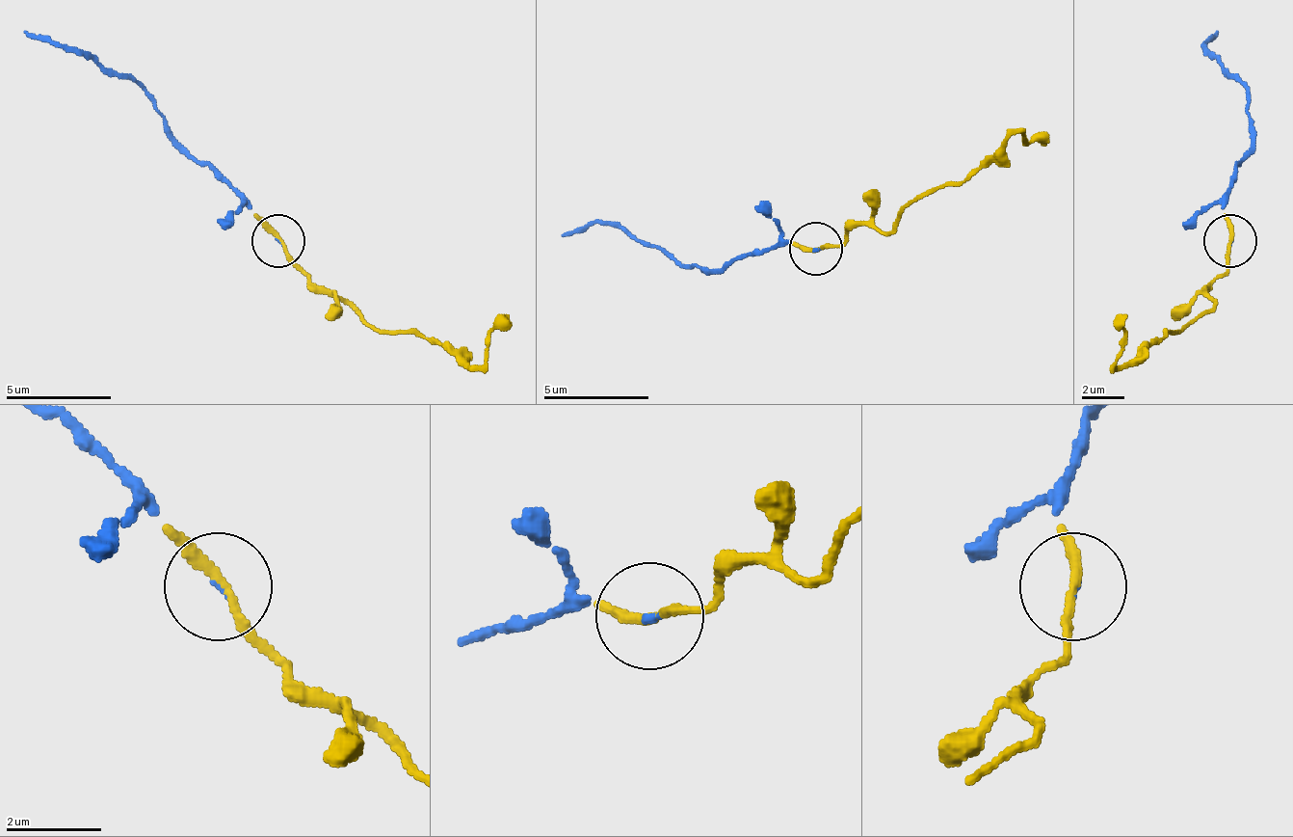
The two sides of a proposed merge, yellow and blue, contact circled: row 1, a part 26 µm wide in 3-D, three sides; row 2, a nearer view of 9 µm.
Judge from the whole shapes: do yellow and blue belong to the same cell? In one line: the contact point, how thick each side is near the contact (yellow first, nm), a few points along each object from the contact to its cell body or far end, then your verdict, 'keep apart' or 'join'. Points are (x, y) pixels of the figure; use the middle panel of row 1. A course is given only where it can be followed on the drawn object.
(816, 249) | 200/50 nm | yellow via (817, 250), (859, 224), (885, 234), (912, 202), (960, 186), (1008, 138), (1024, 133), (1029, 144), (1040, 133) | blue via (817, 250), (769, 245), (722, 271), (679, 266), (610, 224), (563, 234) | join

